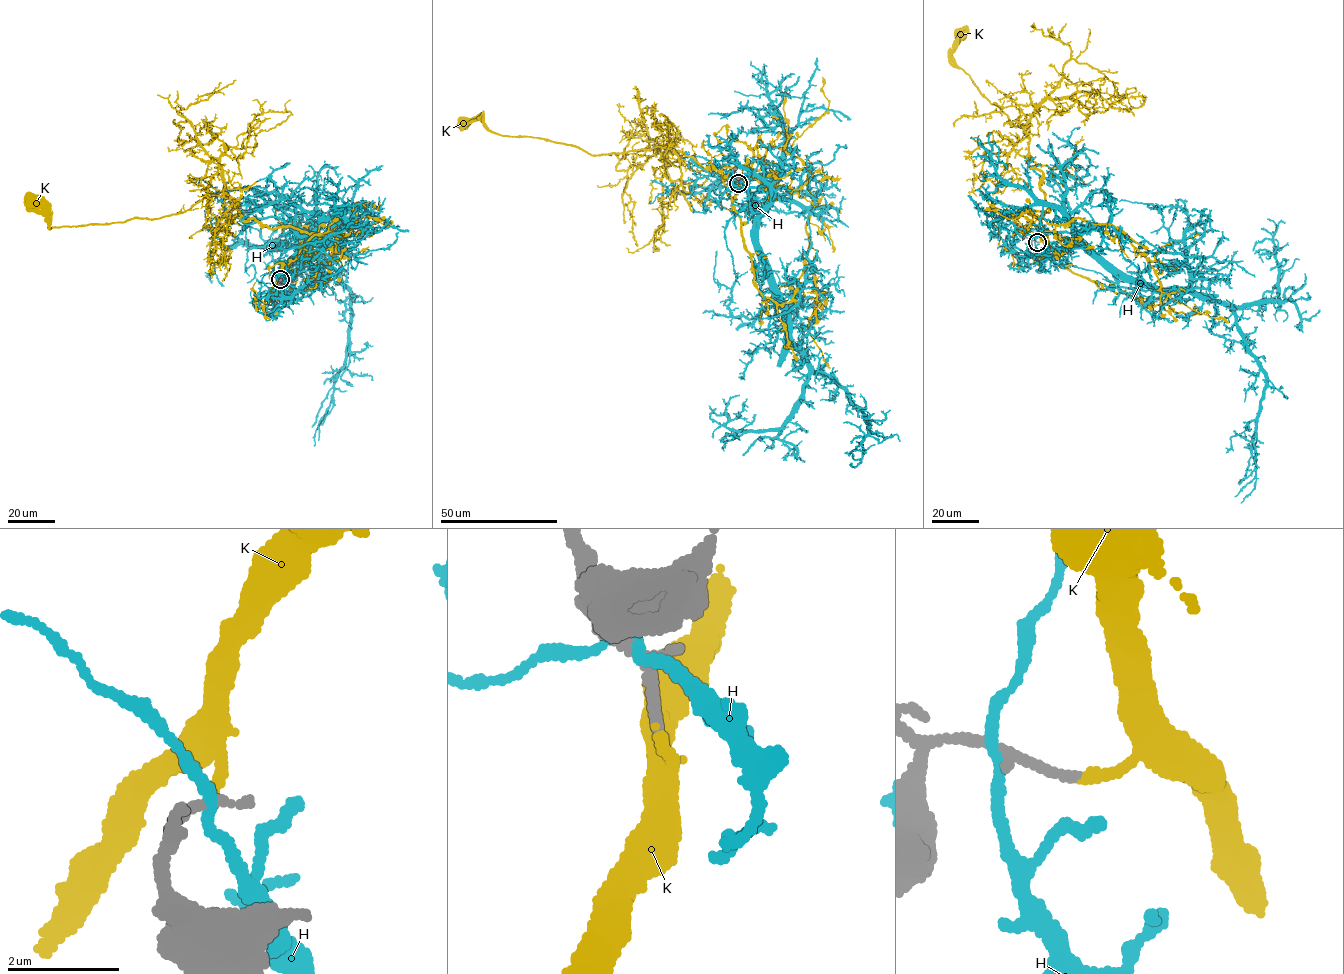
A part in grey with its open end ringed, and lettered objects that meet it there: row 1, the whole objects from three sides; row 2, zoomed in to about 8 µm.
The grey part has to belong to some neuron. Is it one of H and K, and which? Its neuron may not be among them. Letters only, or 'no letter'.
K

